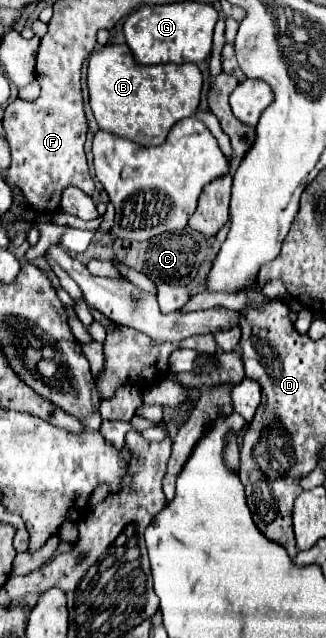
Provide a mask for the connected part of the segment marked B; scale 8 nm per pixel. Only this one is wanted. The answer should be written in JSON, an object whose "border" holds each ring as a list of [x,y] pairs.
{"border":[[[110,44],[90,56],[86,82],[90,108],[102,130],[142,146],[158,146],[164,144],[170,128],[178,120],[196,112],[204,78],[196,64],[140,66],[132,60],[126,44]]]}

